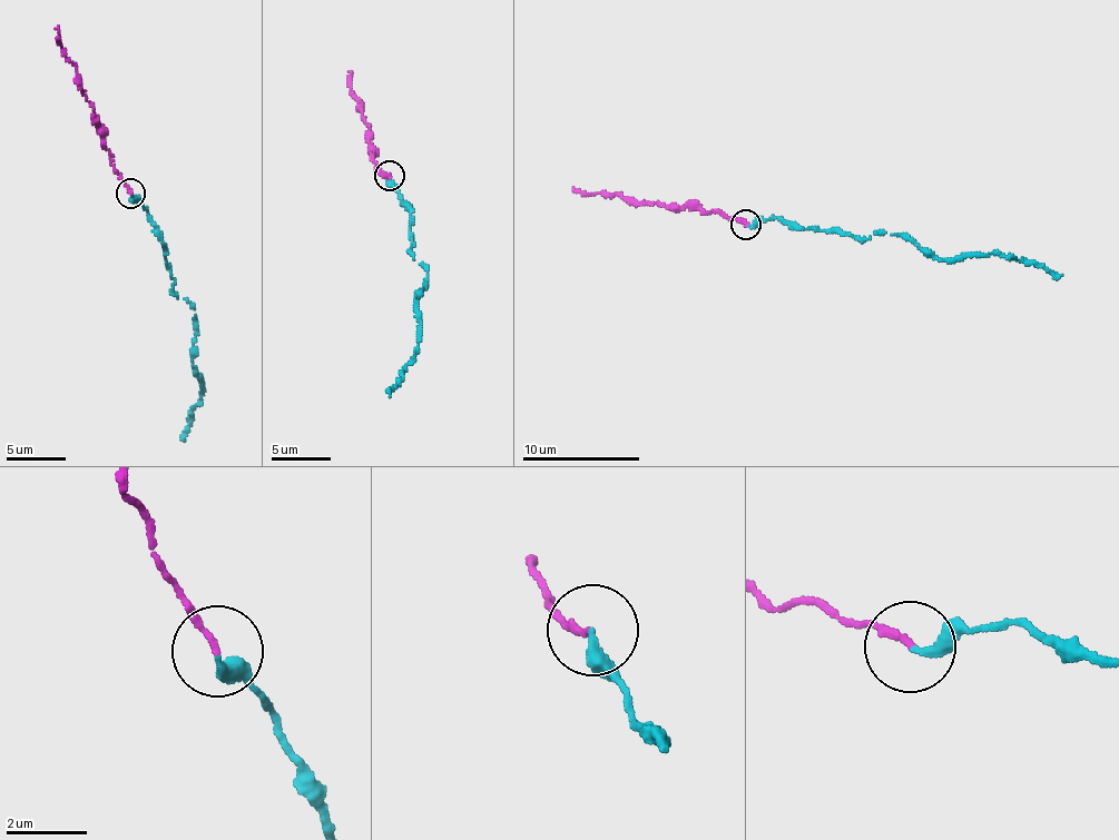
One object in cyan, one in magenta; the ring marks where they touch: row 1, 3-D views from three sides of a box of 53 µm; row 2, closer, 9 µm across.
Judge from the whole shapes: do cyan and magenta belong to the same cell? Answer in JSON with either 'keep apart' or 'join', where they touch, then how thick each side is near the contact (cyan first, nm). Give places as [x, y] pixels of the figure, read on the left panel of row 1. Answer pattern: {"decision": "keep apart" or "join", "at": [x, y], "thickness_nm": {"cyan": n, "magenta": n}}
{"decision": "join", "at": [130, 193], "thickness_nm": {"cyan": 280, "magenta": 140}}

